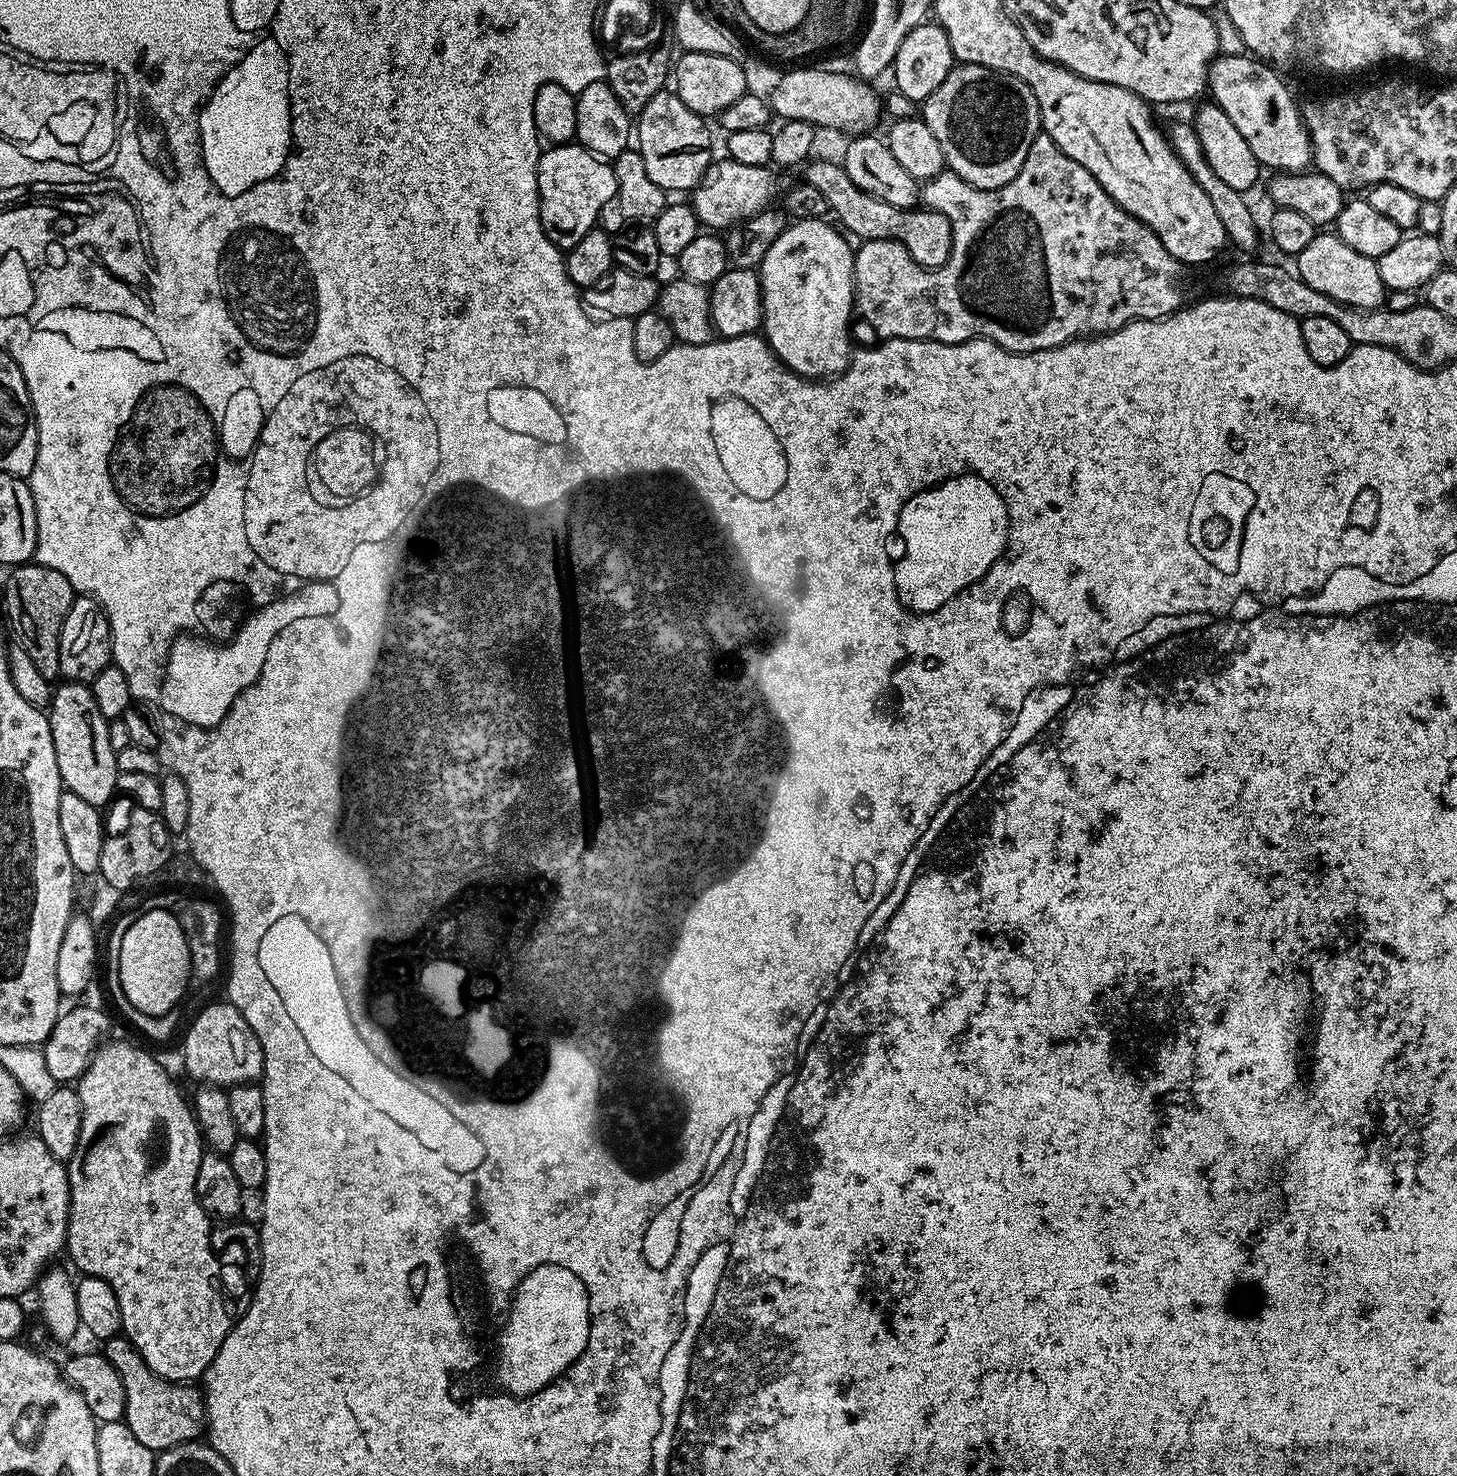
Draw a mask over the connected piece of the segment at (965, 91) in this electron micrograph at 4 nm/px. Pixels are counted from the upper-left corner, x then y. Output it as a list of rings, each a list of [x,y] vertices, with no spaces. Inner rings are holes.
[[[957,63],[952,67],[942,86],[922,101],[922,112],[923,108],[923,122],[938,138],[945,165],[976,188],[1006,186],[1022,170],[1034,138],[1042,132],[1038,102],[1030,86],[977,64]]]

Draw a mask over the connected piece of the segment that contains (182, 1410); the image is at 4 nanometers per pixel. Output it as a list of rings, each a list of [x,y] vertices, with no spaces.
[[[123,1334],[103,1341],[102,1354],[108,1359],[110,1366],[114,1366],[114,1370],[118,1370],[118,1378],[122,1378],[122,1390],[126,1390],[126,1410],[124,1411],[123,1421],[130,1426],[130,1431],[145,1446],[150,1446],[152,1452],[159,1454],[165,1452],[167,1448],[201,1439],[200,1431],[203,1428],[205,1431],[206,1417],[204,1415],[204,1398],[199,1387],[188,1382],[167,1380],[158,1374],[154,1374],[154,1370],[150,1370],[150,1366],[146,1366],[142,1354],[138,1354],[138,1350]]]

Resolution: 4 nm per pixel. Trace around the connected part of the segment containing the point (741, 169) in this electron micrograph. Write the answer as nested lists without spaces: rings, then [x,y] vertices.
[[[729,156],[723,159],[713,161],[707,168],[706,174],[693,189],[690,200],[701,225],[710,226],[712,230],[726,230],[757,216],[771,205],[769,202],[774,192],[772,176],[766,166],[743,165]]]

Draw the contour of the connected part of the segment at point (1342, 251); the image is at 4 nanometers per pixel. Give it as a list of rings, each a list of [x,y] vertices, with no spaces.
[[[1324,230],[1316,235],[1314,242],[1306,246],[1294,258],[1294,271],[1306,282],[1306,286],[1314,286],[1318,294],[1326,294],[1339,304],[1348,304],[1351,308],[1379,308],[1385,303],[1386,289],[1382,282],[1382,274],[1378,274],[1378,266],[1373,257],[1358,254],[1354,246],[1346,246],[1335,231]]]

